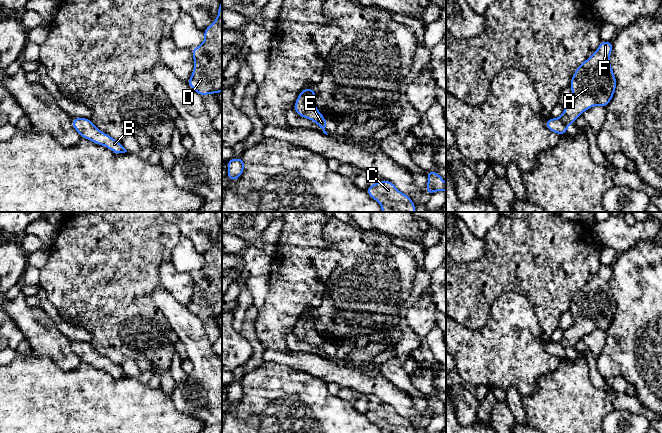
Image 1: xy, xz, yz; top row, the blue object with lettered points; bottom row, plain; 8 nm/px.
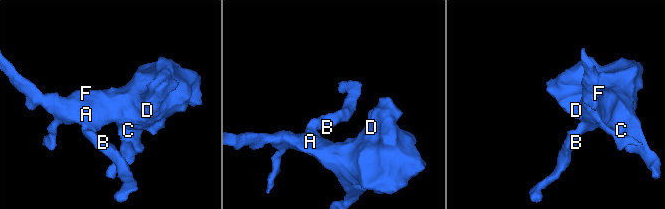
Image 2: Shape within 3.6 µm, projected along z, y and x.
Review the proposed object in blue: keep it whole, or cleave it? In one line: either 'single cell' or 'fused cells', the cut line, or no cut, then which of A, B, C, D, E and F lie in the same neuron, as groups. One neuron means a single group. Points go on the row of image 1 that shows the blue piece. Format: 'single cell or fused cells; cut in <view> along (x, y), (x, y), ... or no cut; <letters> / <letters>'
single cell; no cut; A B C D E F

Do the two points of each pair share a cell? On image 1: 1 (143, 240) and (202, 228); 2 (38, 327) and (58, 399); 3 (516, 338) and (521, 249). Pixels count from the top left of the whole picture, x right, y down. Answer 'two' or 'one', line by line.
1: two
2: two
3: two

